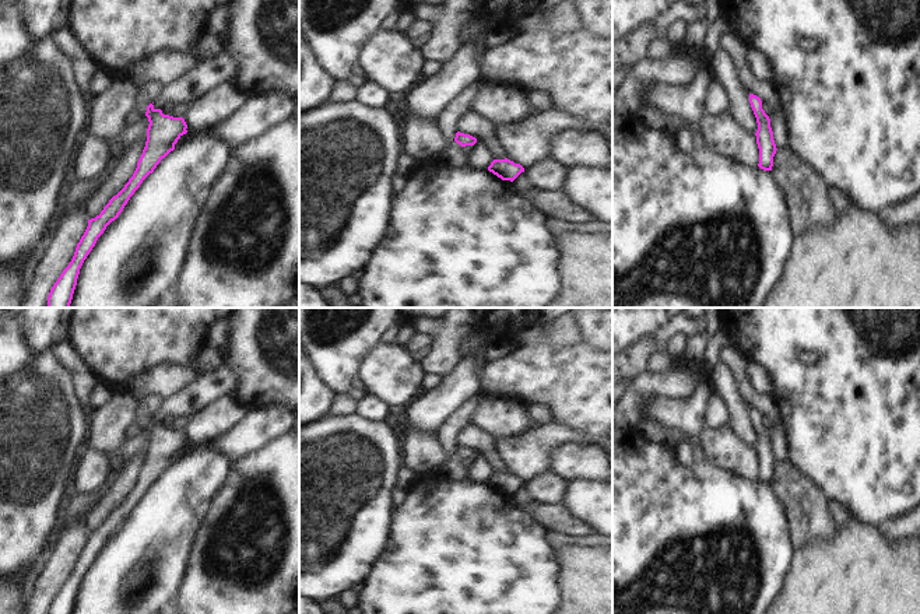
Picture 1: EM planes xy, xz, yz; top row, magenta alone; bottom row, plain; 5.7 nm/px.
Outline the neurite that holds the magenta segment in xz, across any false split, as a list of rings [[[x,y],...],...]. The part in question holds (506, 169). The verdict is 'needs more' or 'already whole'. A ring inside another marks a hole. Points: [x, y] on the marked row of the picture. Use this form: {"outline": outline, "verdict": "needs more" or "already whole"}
{"outline": [[[494,159],[488,166],[488,171],[501,178],[502,180],[513,182],[524,168],[520,164],[515,164],[513,161],[505,159]]], "verdict": "already whole"}

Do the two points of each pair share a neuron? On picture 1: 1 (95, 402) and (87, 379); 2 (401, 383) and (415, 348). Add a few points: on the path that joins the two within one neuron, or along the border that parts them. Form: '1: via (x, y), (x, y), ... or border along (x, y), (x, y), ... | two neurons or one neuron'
1: border along (98, 381), (88, 396), (91, 409) | two neurons
2: border along (403, 347), (420, 362) | two neurons

